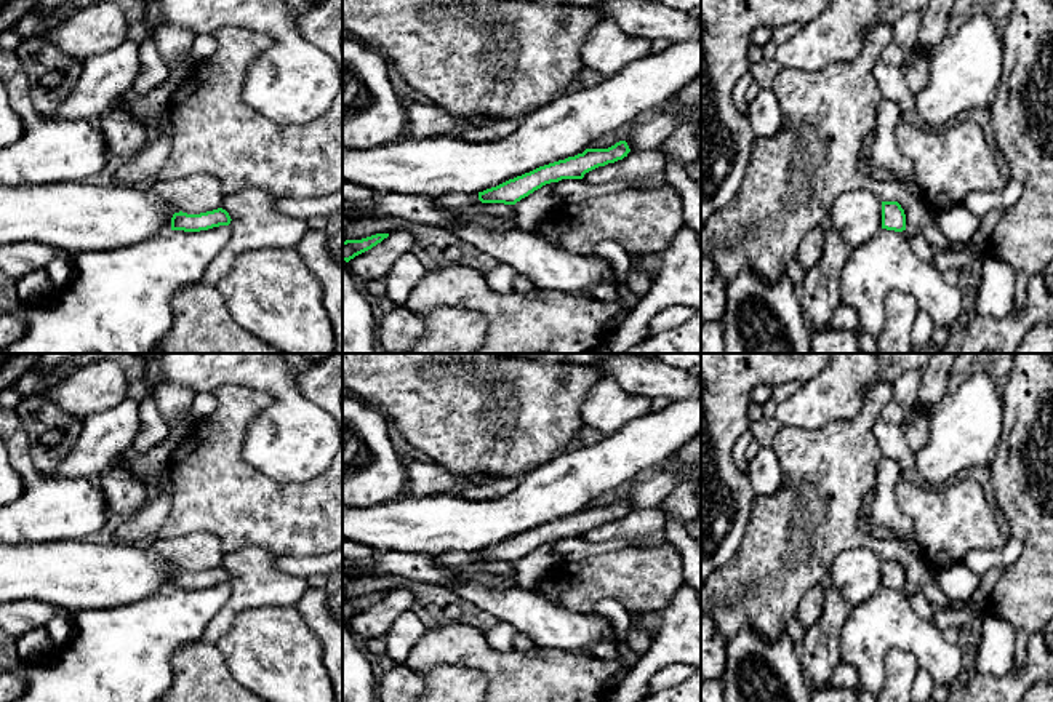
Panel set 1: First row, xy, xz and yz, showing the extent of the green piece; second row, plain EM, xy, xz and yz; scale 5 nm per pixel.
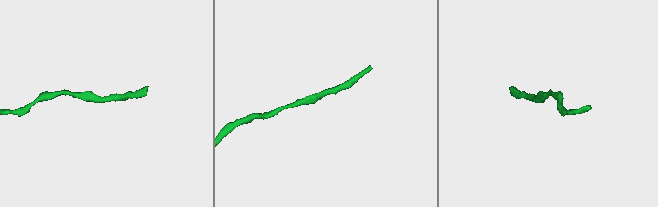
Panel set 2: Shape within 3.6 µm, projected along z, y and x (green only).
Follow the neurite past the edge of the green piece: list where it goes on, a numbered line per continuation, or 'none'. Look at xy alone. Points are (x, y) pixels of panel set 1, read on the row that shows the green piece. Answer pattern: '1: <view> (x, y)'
none

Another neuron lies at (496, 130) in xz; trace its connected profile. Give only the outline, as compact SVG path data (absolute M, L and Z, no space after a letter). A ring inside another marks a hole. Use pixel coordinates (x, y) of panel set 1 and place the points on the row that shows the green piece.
M494 120L466 131L462 134L462 139L474 142L499 141L515 133L517 126L518 125L514 120Z

